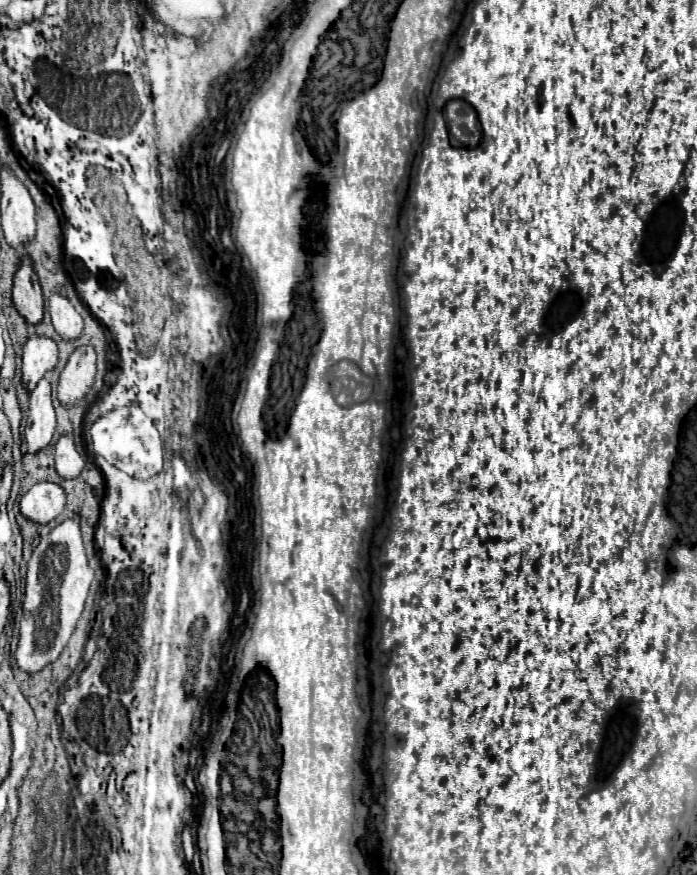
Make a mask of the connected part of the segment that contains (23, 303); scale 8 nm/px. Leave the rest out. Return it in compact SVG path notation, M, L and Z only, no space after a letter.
M23 257L19 261L19 267L17 267L13 279L15 279L13 303L15 303L17 311L29 323L39 323L43 319L43 295L41 295L41 285L39 285L37 273L33 271L29 257Z

